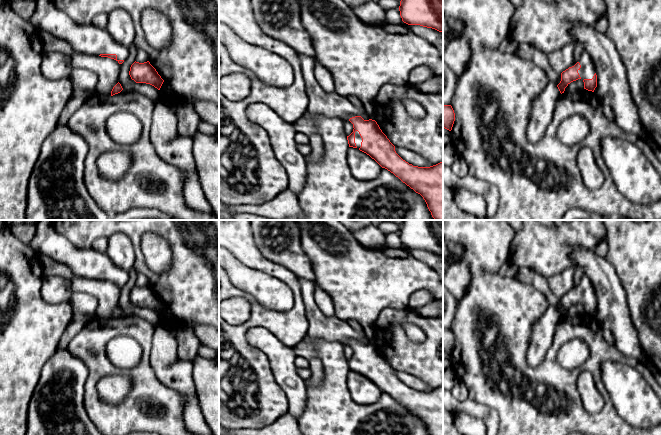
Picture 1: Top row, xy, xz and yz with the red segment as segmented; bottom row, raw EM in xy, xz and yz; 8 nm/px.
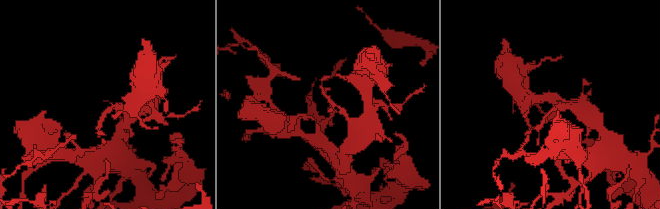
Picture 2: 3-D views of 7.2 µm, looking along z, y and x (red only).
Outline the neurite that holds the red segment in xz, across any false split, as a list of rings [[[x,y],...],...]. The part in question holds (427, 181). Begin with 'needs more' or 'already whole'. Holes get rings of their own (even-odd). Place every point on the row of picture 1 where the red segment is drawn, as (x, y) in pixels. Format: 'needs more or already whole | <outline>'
needs more | [[[355,116],[349,121],[354,128],[347,136],[349,147],[358,148],[393,173],[423,197],[435,220],[443,220],[443,161],[430,167],[413,166],[396,153],[375,120]]]

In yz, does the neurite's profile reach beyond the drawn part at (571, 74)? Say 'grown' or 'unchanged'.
grown

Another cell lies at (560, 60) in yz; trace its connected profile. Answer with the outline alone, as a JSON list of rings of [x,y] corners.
[[[567,44],[547,54],[549,64],[555,73],[561,74],[569,67],[572,67],[574,63],[574,49],[575,45]]]

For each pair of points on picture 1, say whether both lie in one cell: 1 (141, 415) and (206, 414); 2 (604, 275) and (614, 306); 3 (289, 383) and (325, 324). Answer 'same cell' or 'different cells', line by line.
1: different cells
2: same cell
3: different cells

